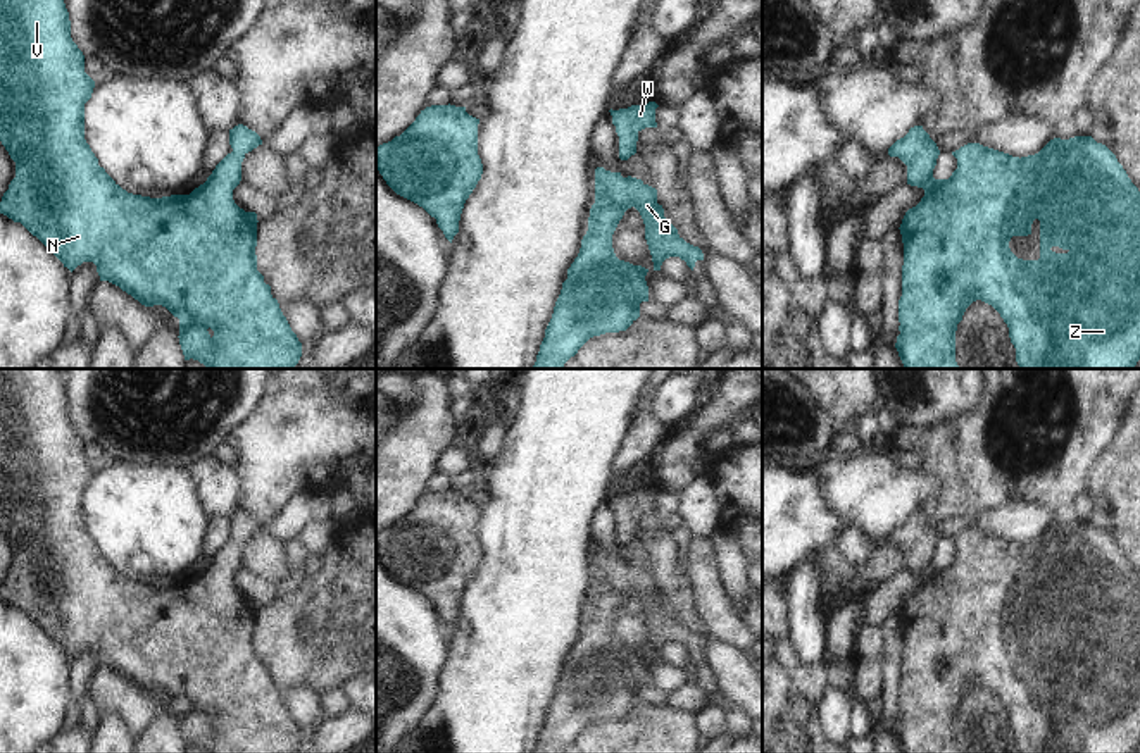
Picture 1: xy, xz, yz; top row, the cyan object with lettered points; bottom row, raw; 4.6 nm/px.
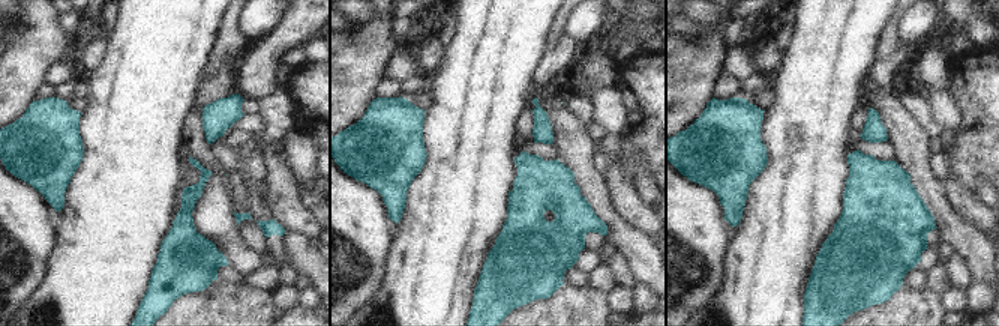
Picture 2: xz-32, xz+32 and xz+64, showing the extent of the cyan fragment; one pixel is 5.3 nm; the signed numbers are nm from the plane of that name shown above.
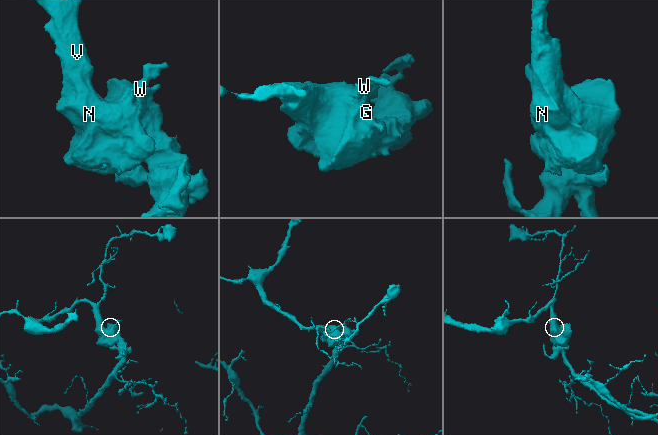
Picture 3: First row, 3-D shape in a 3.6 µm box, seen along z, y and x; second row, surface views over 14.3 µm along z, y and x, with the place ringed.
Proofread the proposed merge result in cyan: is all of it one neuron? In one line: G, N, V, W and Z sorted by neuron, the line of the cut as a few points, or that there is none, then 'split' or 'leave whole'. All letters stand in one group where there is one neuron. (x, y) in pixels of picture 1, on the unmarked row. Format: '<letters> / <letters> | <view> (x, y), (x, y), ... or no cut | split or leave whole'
G N V W Z | no cut | leave whole

